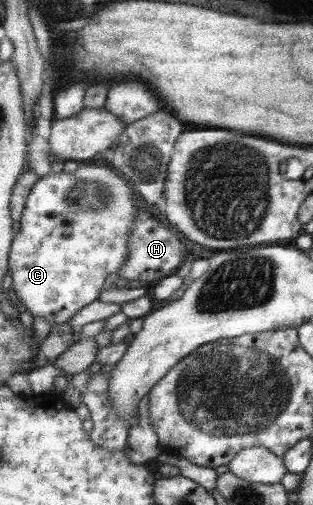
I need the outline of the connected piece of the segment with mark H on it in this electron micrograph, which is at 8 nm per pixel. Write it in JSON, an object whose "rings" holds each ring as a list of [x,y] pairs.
{"rings":[[[140,211],[140,216],[133,221],[133,229],[129,235],[129,253],[127,253],[127,261],[123,267],[117,269],[118,275],[124,279],[141,281],[146,287],[150,288],[150,283],[156,283],[163,277],[171,275],[172,271],[178,267],[178,261],[186,255],[186,247],[176,239],[176,235],[168,229],[164,229],[162,225],[158,225],[158,221],[150,219],[146,213]]]}

